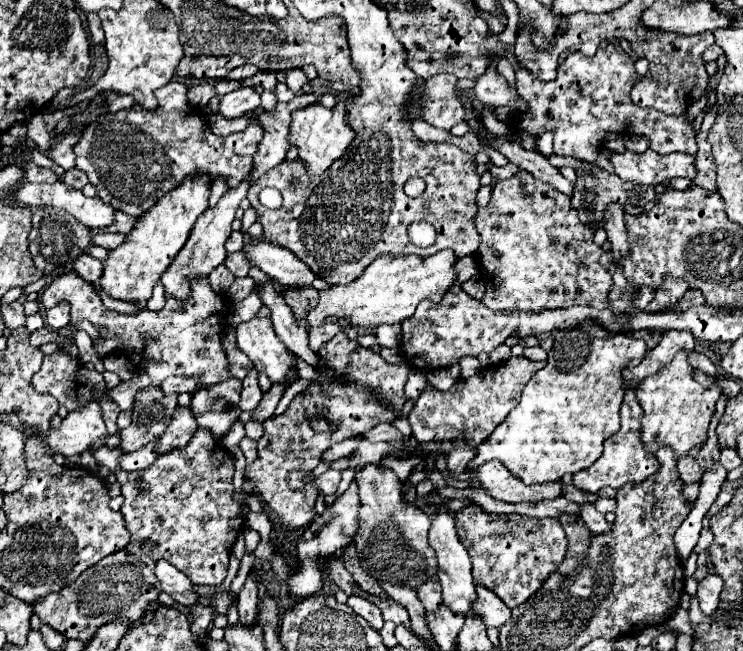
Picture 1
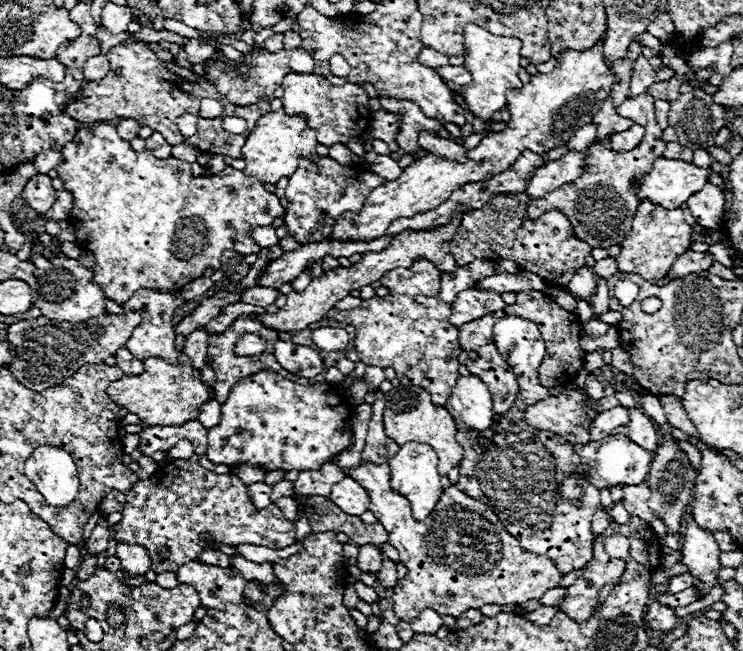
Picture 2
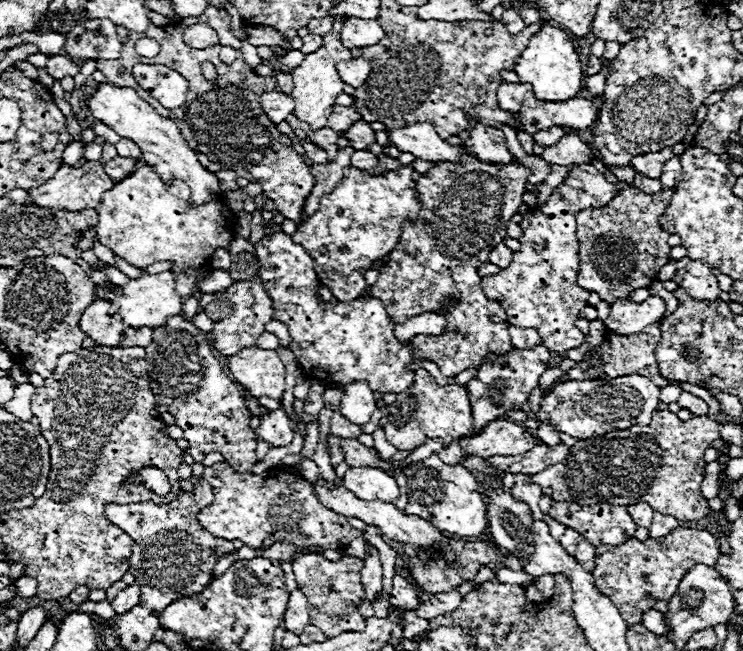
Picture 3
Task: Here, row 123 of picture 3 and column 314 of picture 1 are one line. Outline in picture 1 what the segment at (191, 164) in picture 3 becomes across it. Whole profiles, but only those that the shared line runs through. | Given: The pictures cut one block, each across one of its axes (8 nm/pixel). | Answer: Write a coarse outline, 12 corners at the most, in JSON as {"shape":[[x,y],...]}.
{"shape":[[348,96],[292,112],[290,142],[320,174],[356,132]]}

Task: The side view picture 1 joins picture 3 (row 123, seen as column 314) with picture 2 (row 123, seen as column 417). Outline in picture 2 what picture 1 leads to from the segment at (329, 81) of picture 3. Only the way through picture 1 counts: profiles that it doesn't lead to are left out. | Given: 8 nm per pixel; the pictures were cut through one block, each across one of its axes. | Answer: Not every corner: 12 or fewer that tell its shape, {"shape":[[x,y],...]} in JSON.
{"shape":[[268,112],[250,132],[246,176],[276,184],[316,150],[302,116]]}

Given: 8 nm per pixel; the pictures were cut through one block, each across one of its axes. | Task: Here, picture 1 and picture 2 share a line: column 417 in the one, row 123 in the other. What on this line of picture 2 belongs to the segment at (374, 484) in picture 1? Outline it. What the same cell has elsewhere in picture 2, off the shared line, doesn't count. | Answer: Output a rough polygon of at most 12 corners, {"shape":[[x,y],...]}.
{"shape":[[600,42],[506,92],[468,162],[412,162],[330,238],[380,238],[530,150],[564,146],[616,82]]}

